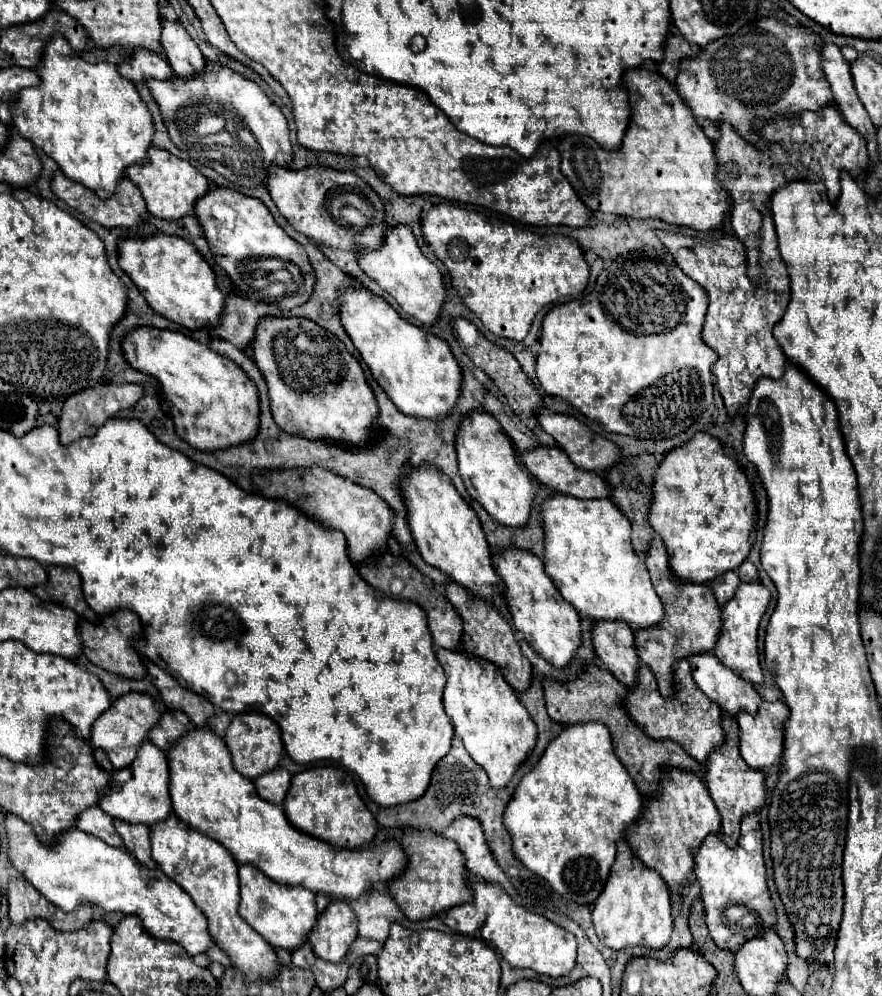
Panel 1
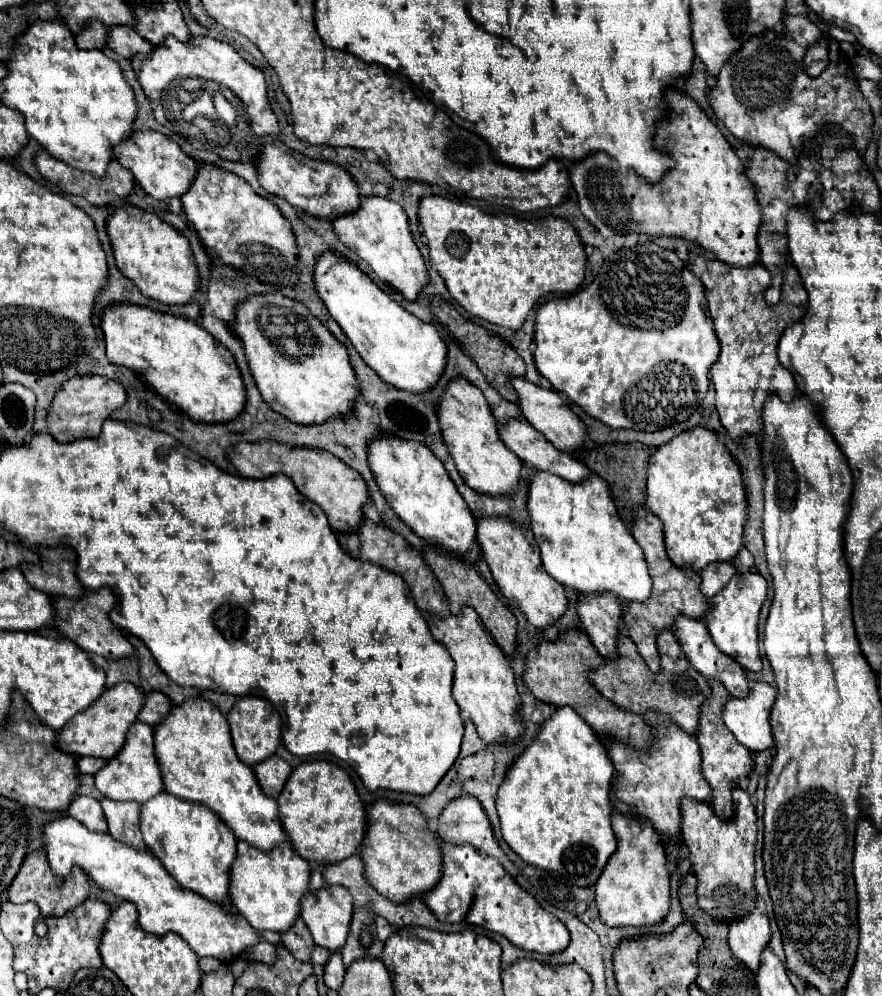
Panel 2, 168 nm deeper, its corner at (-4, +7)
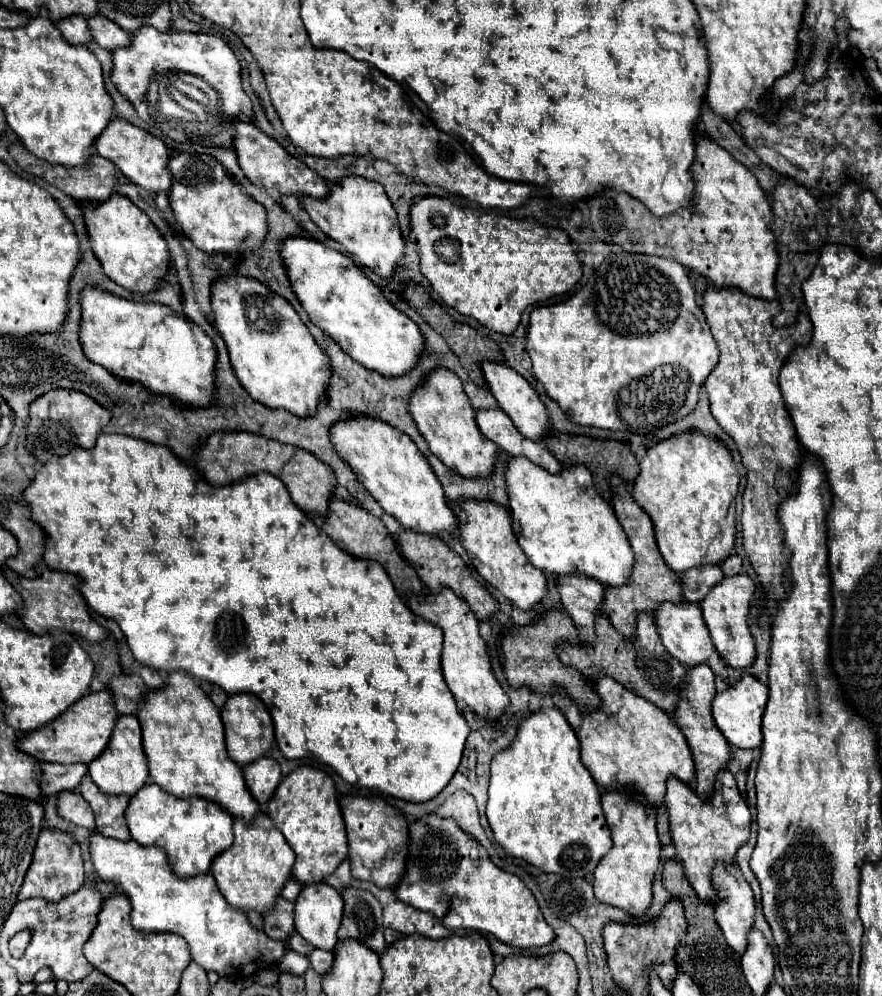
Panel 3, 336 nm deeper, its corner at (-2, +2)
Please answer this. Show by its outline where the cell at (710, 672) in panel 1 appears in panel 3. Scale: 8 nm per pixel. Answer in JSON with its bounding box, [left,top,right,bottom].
[654,602,728,678]

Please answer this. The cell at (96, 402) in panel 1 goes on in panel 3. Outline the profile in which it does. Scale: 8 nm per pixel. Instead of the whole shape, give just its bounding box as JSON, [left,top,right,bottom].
[26,390,110,464]

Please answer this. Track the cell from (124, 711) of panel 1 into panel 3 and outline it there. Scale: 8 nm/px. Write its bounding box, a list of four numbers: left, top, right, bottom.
[18,690,118,764]

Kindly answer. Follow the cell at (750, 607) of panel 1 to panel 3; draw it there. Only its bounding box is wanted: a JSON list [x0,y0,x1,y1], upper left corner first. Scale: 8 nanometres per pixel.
[700,574,756,670]

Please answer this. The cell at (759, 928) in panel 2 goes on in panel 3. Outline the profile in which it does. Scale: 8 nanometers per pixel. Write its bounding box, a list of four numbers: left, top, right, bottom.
[712,862,754,954]

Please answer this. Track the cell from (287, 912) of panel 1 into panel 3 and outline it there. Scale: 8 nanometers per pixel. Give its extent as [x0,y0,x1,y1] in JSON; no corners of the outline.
[210,812,294,914]

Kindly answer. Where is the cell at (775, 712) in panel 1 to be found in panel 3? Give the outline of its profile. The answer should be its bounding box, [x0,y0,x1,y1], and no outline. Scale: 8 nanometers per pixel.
[712,674,768,748]

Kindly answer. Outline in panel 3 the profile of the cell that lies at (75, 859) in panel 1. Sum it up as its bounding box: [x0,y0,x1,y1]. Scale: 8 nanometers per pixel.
[90,834,286,976]

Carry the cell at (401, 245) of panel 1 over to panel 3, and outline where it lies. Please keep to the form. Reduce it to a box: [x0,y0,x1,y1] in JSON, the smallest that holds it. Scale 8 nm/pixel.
[298,174,404,278]

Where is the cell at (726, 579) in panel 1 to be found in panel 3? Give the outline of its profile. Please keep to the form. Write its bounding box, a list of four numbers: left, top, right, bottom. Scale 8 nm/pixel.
[680,566,724,604]

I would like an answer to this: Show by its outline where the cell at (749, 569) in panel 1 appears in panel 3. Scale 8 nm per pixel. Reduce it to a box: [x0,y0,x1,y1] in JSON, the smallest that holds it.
[722,554,742,576]

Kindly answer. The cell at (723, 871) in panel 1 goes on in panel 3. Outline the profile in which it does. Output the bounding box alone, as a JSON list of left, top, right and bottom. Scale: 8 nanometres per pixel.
[666,768,750,904]

